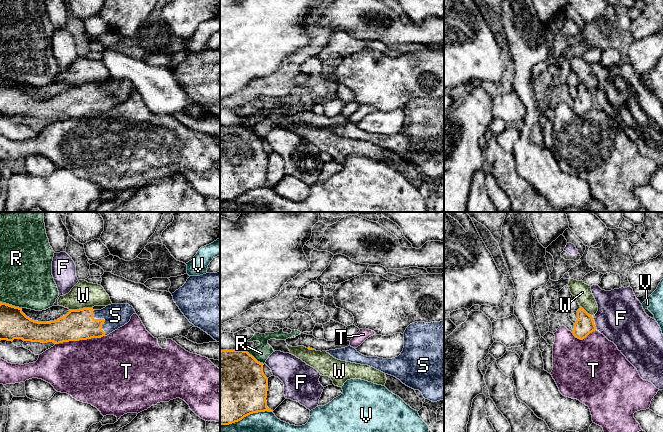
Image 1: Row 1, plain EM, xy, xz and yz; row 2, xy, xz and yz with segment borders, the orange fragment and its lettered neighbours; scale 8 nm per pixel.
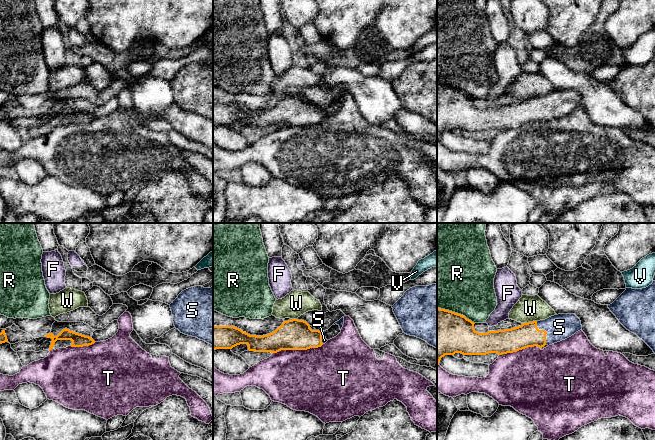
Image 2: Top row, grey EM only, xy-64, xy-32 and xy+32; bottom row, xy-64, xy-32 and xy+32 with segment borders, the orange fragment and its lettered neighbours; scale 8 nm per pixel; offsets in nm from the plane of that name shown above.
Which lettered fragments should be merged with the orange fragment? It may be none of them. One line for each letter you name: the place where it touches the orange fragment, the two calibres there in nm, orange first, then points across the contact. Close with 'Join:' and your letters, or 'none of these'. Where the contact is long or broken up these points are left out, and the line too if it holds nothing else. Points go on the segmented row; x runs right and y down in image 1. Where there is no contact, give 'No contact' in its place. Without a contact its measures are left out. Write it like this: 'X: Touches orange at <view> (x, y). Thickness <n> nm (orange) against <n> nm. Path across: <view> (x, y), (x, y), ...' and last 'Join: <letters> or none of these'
S: Touches orange at xy (103, 319). Thickness 240 nm (orange) against 190 nm. Path across: xy (76, 325), (99, 323), (103, 319), (109, 319), (115, 315)
Join: S

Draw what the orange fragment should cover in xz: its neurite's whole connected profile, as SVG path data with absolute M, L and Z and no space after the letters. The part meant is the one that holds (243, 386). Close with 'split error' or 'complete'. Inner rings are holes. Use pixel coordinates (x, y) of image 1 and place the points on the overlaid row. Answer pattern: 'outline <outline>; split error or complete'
outline M220 351L220 425L229 425L258 412L273 412L267 407L268 378L263 373L263 363L258 362L247 351Z; complete

